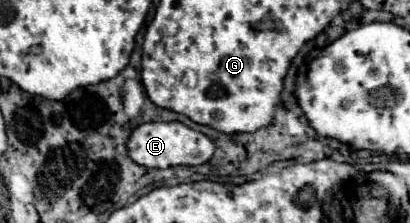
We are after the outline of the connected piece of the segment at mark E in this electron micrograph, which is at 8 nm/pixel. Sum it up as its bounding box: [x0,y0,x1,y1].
[128,121,216,169]

